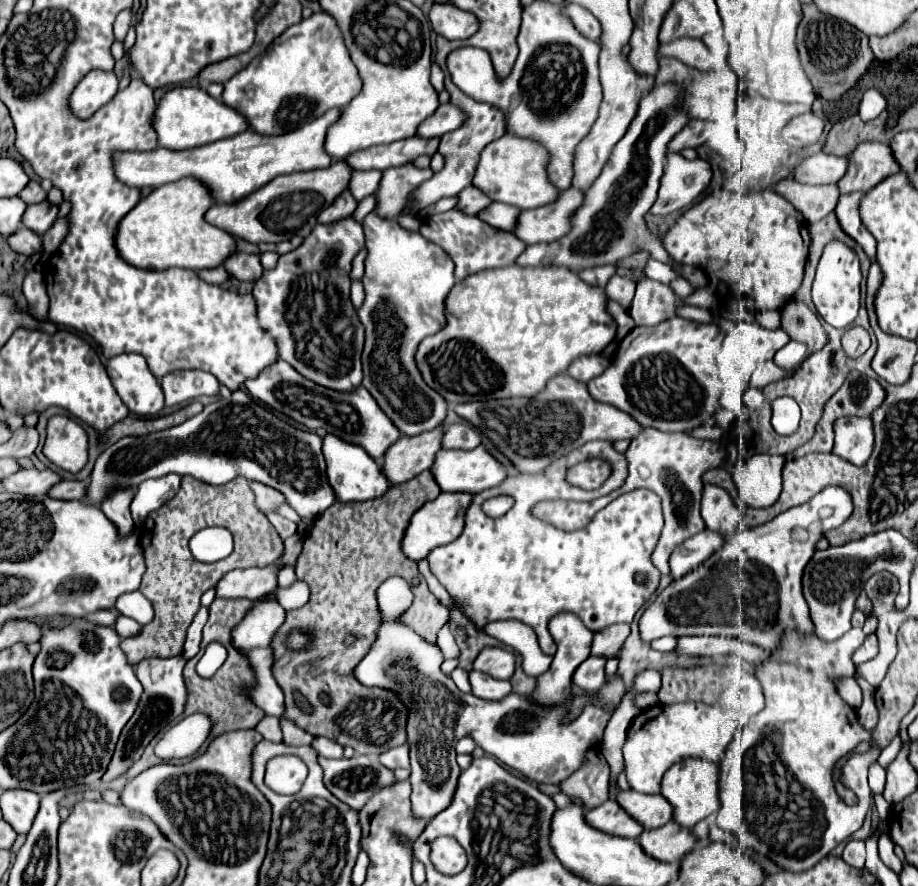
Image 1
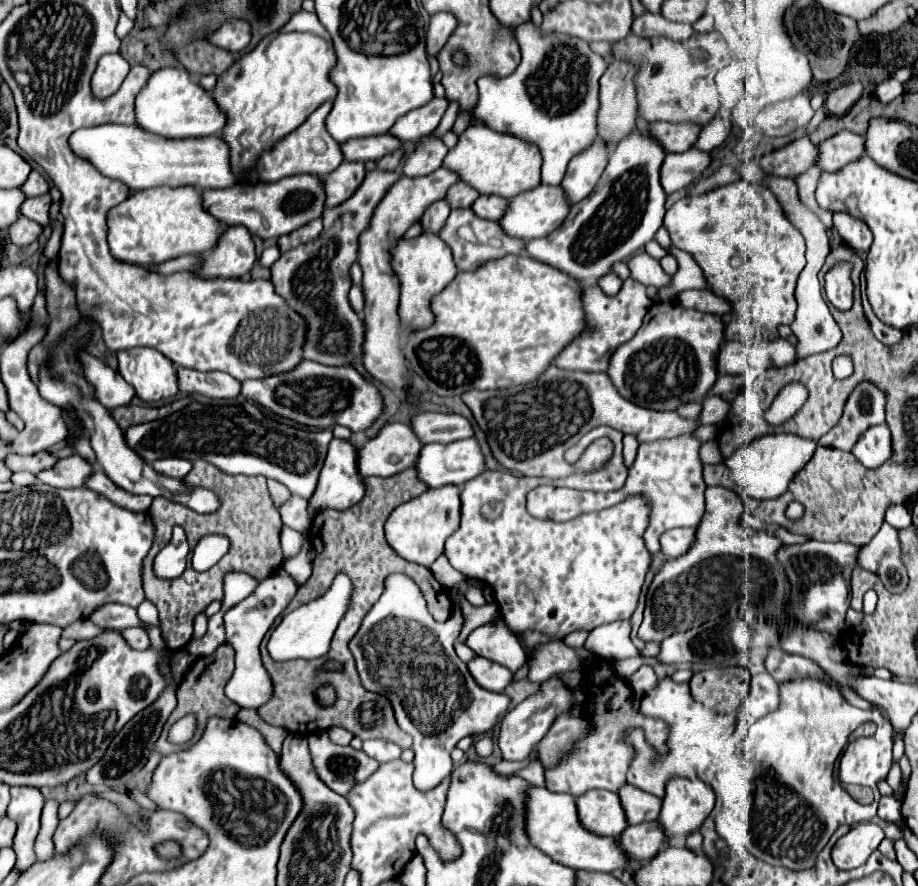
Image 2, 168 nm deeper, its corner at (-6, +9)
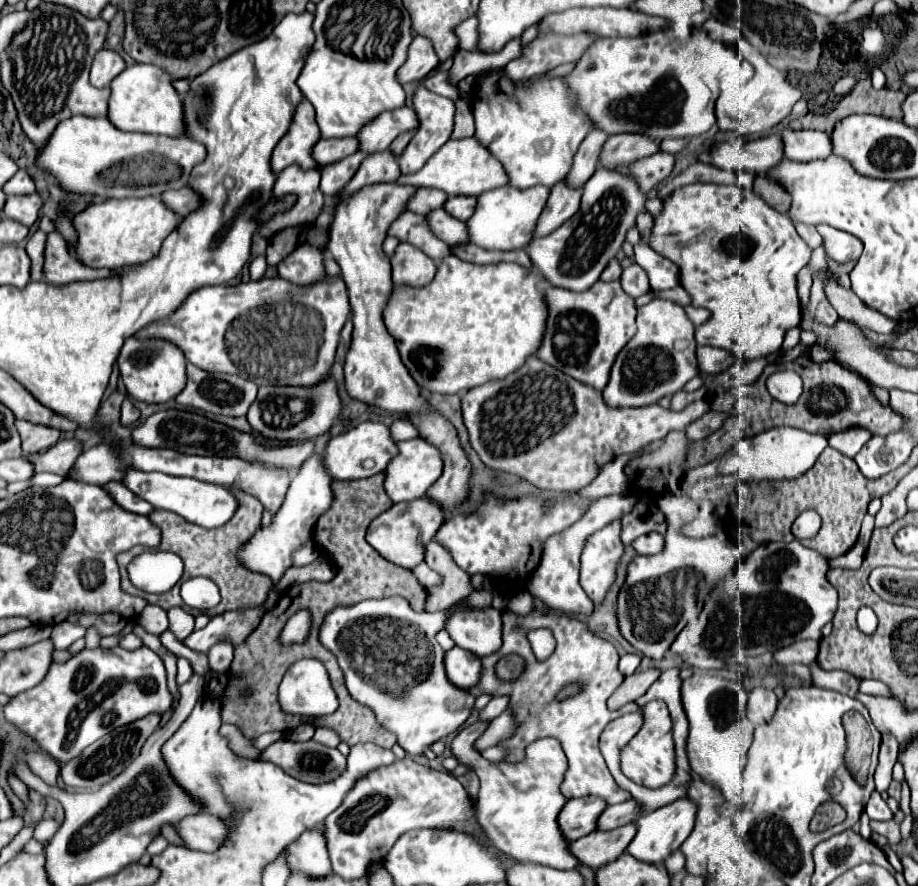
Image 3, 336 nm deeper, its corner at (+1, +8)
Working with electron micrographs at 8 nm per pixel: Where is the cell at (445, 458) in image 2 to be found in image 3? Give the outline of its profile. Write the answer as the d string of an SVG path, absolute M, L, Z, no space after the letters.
M415 439L415 441L399 441L399 455L391 461L391 465L387 465L385 473L385 489L391 497L393 503L399 501L413 501L417 497L423 497L427 493L427 489L441 477L443 473L443 459L441 459L441 451L427 443L425 439Z

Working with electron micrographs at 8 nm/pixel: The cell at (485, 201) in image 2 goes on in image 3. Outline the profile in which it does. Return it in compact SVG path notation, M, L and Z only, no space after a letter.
M449 197L443 207L453 217L457 217L461 221L467 221L475 213L475 205L477 205L475 197Z

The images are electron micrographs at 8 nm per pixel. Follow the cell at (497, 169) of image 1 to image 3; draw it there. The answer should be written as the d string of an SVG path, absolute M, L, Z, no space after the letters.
M467 137L467 139L459 139L459 141L455 141L455 139L447 141L447 145L443 145L443 149L439 149L439 153L435 153L435 157L431 157L419 173L401 175L397 179L397 183L415 185L415 187L435 187L449 195L479 197L481 193L485 193L489 189L507 185L507 171L503 169L503 163L499 163L499 159L485 145L479 145L477 137Z

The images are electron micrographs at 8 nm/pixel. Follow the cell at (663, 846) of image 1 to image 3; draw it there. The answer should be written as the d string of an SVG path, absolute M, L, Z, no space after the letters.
M629 823L621 829L613 831L595 831L587 837L581 837L579 841L571 843L571 851L583 865L589 865L593 869L599 869L601 865L607 865L621 857L627 849L627 845L633 841L637 833L637 825Z

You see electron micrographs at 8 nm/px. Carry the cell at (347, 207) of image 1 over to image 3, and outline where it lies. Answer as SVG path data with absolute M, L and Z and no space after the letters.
M359 151L359 153L353 153L351 157L345 157L343 161L321 167L321 193L325 197L335 197L337 193L341 193L341 189L351 181L353 173L359 169L365 157L367 153Z

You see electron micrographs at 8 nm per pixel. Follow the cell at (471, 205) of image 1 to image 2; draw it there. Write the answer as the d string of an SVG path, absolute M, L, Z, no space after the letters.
M456 182L454 188L450 186L450 190L446 192L446 202L450 204L450 208L470 208L476 198L478 192L474 192L474 188L466 186L464 182Z

